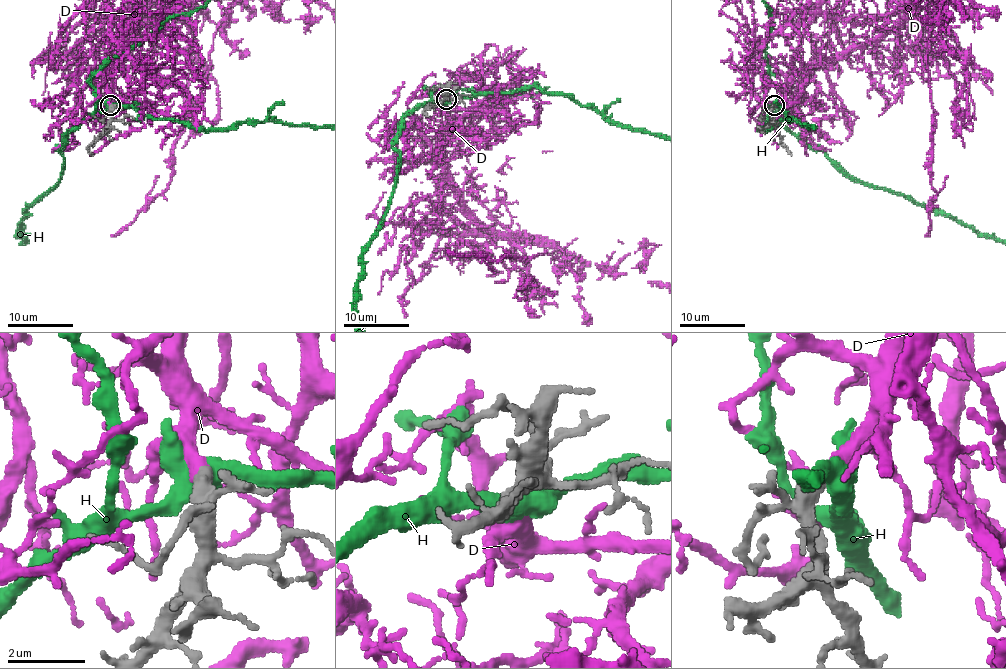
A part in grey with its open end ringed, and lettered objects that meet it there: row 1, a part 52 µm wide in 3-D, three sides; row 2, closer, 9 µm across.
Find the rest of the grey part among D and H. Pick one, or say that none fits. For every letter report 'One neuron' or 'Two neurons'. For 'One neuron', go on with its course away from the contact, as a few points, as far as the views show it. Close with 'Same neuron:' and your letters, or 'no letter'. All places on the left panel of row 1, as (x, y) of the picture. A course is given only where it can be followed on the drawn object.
D: One neuron
H: Two neurons
Same neuron: D

